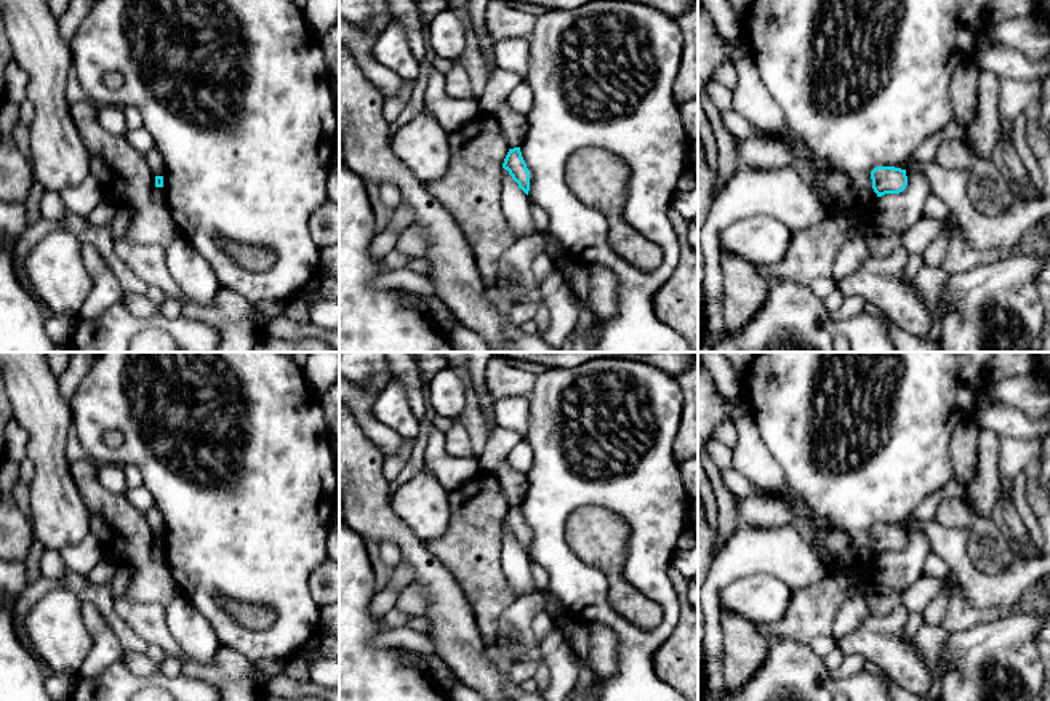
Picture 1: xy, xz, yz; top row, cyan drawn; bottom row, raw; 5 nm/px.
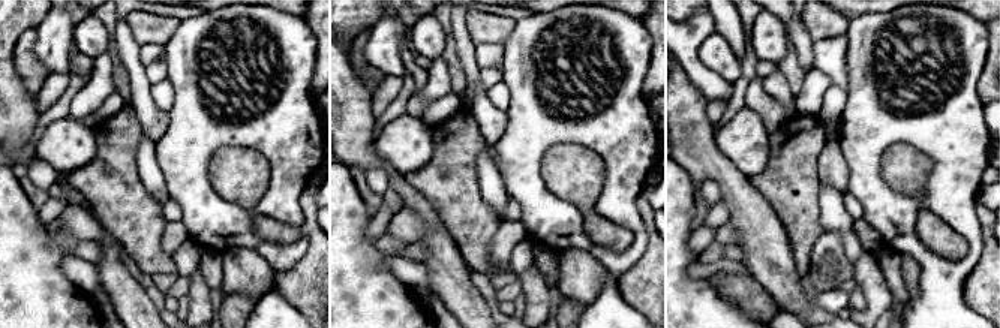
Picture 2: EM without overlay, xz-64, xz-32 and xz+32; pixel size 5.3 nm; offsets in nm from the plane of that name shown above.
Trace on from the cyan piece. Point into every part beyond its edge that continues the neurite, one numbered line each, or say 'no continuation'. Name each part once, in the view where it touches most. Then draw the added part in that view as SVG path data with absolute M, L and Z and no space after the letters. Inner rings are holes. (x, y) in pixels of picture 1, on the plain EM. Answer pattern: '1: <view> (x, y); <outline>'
no continuation

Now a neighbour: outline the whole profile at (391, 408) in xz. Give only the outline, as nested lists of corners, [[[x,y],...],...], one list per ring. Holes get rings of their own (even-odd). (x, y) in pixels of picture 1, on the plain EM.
[[[394,376],[376,399],[373,416],[407,440],[415,440],[423,429],[421,423],[411,411],[407,387]]]

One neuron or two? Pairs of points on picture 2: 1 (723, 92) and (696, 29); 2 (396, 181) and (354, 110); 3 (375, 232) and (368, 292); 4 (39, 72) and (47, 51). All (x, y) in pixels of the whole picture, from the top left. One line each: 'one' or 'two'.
1: one
2: one
3: two
4: two

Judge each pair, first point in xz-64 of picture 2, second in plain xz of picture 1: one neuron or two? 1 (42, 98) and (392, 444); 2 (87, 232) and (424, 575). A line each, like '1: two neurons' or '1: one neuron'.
1: two neurons
2: two neurons

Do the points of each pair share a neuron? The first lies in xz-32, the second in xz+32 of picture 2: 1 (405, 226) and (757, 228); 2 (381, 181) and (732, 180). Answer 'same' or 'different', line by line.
1: different
2: different

